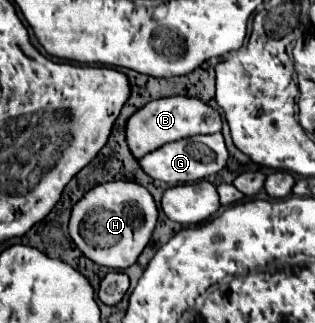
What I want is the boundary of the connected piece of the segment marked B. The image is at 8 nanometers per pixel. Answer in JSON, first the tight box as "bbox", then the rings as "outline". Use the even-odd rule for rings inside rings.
{"bbox":[126,96,222,158],"outline":[[[170,96],[170,98],[160,98],[142,106],[126,124],[126,140],[132,154],[136,158],[142,158],[168,142],[176,142],[196,134],[216,134],[220,132],[220,128],[222,128],[222,118],[218,110],[214,110],[212,106],[204,104],[198,98]]]}

